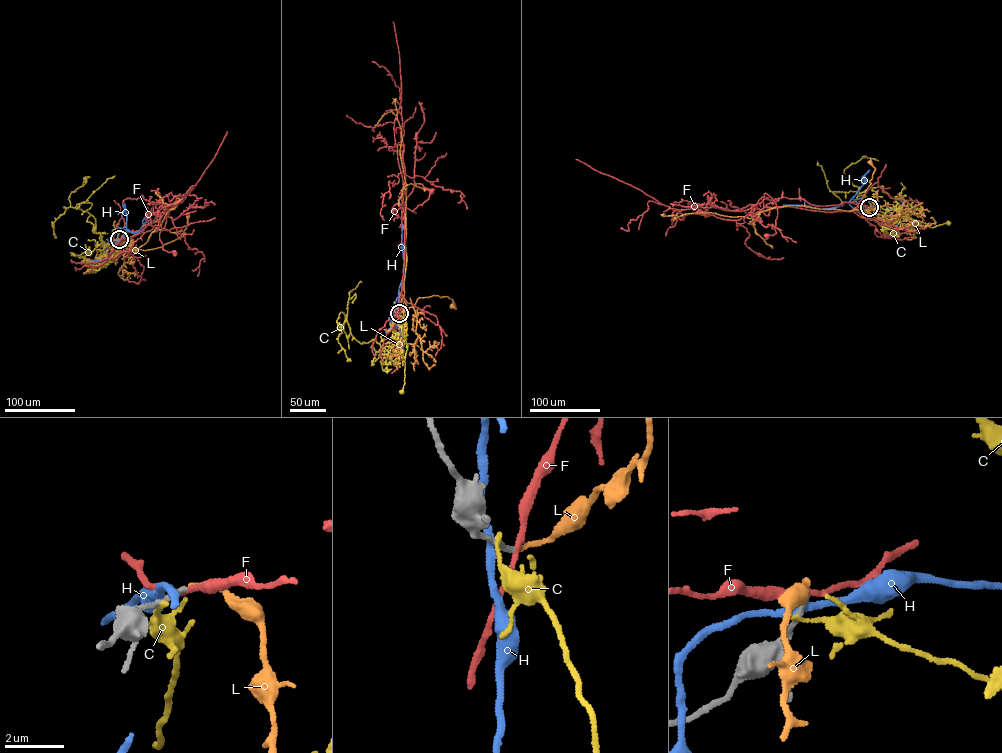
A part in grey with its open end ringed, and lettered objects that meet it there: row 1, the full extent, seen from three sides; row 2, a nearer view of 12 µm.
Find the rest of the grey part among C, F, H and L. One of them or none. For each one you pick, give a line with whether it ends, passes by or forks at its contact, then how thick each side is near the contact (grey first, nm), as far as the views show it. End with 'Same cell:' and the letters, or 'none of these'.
L: it ends | 180/160 nm
Same cell: L

